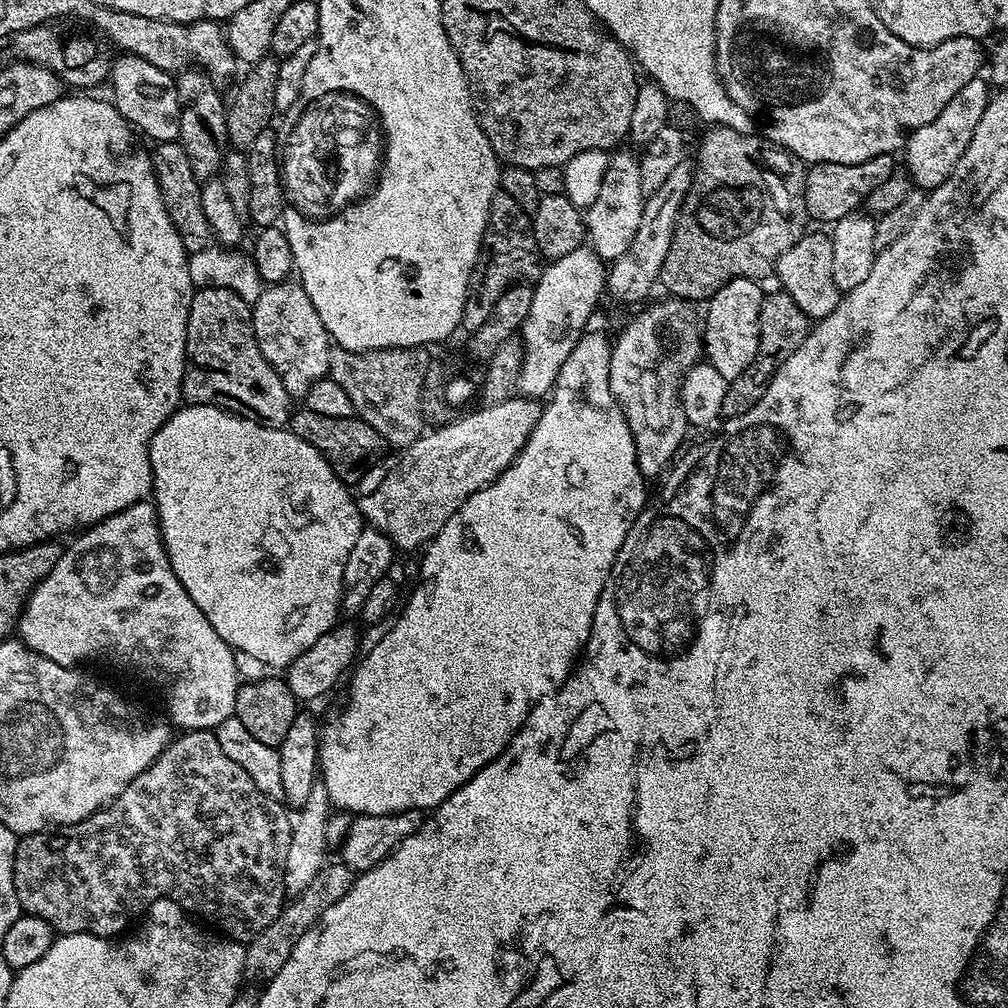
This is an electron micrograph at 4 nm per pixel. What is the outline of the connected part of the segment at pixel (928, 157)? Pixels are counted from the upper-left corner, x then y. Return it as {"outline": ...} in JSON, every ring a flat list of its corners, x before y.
{"outline":[[977,78,966,82,950,102,946,102,946,107,942,109,942,114,934,118,934,122,926,122,926,126,918,126,908,135,907,141,902,149,902,157,908,165,906,171,912,177,913,185,937,184,948,175,952,164,958,162,966,154,966,146,970,146,970,138,974,138,974,130,978,130,978,122,982,122,982,114,986,110,990,99,990,84,987,79]]}

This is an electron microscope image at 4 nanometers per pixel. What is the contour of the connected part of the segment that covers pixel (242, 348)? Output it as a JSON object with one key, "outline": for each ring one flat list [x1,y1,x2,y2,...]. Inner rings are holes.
{"outline":[[196,288,188,307,182,396,188,404,225,408,260,424,282,428,291,421,294,397,282,386,282,378,266,362,256,341,252,309,238,294,225,288]]}

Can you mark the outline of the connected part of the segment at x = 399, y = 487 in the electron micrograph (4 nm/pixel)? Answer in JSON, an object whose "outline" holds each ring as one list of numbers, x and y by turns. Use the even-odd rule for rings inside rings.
{"outline":[[511,398,506,401,498,401,496,404,485,403,481,407,482,408,478,409,477,412,468,412,465,416,463,413,459,418,453,420,451,424,442,424,435,430,425,431,420,439,415,440,409,448,403,449,403,451,399,453,400,461,381,478,380,485,378,485,373,492,368,492,364,497,362,495,359,497,360,515,364,517,365,521,367,521,371,527,377,528,379,532,392,543,393,549,400,551,401,548,404,552,410,552,406,554,412,554,415,548,420,550,427,546,438,534,438,530,442,530,442,526,446,526,450,514,454,514,458,510,458,506,462,506,462,502,466,502,466,498,470,498,470,494,482,490,492,480,497,480,499,476,512,465,514,458,522,450,522,446,533,439,532,431,538,428,540,424,540,410,542,404,541,401,536,398]]}

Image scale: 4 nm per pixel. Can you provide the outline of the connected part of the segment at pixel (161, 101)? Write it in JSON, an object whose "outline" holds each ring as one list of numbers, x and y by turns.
{"outline":[[125,55,113,65,110,76,112,103,120,116,126,118,139,133,143,132,155,143,173,143,180,137,181,105,173,75,150,65,137,56]]}

